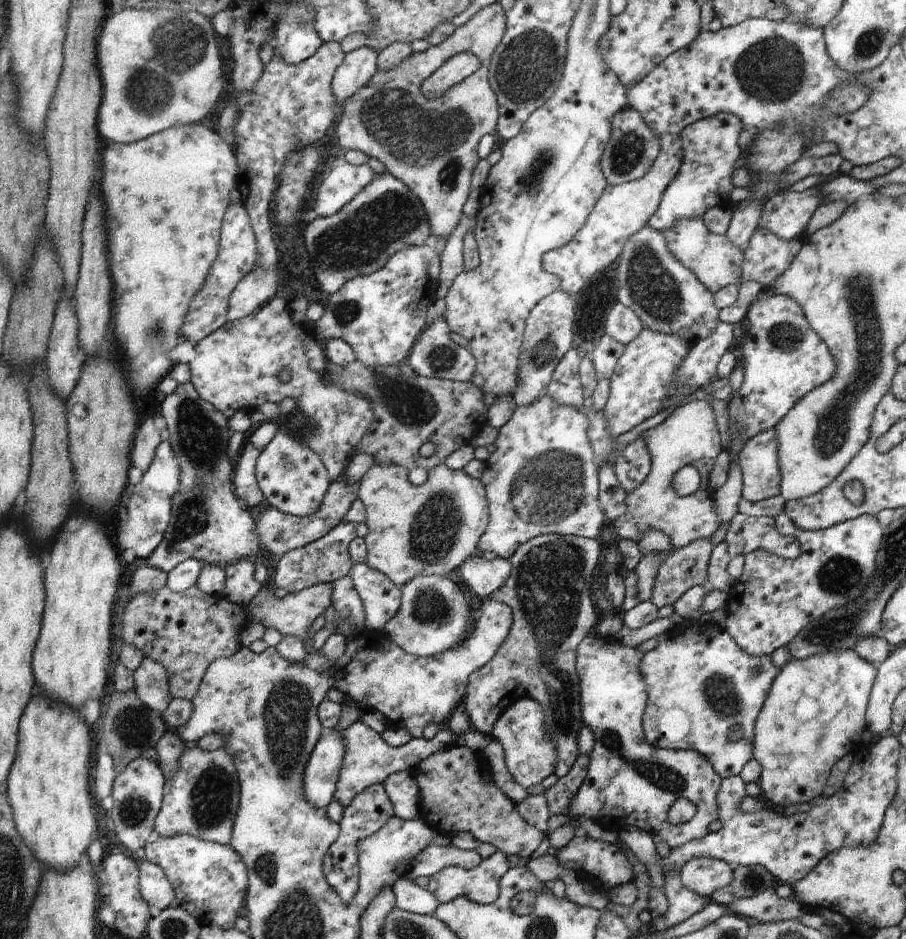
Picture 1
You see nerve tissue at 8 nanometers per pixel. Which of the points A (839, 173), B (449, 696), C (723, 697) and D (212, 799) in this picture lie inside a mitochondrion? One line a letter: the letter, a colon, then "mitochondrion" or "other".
A: other
B: other
C: mitochondrion
D: mitochondrion

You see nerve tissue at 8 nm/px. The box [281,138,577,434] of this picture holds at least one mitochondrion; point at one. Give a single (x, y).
(364, 237)

